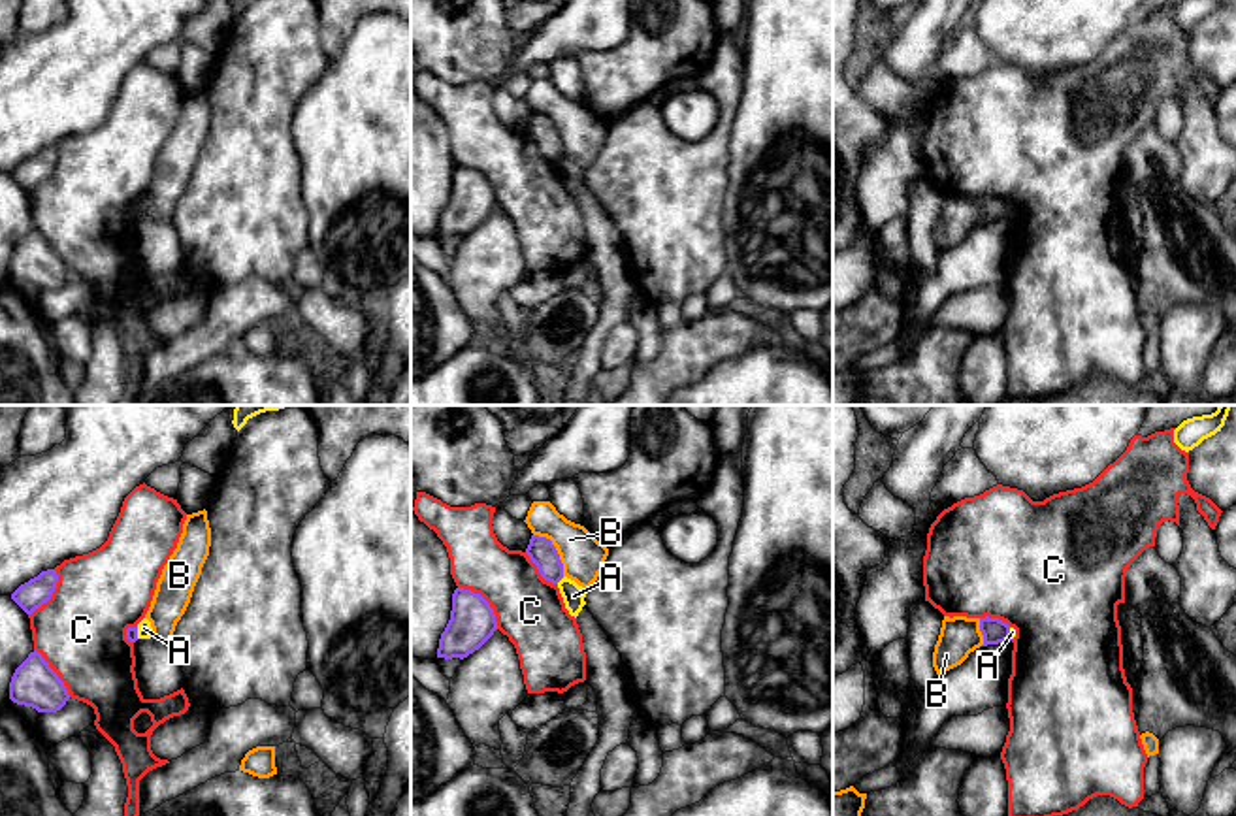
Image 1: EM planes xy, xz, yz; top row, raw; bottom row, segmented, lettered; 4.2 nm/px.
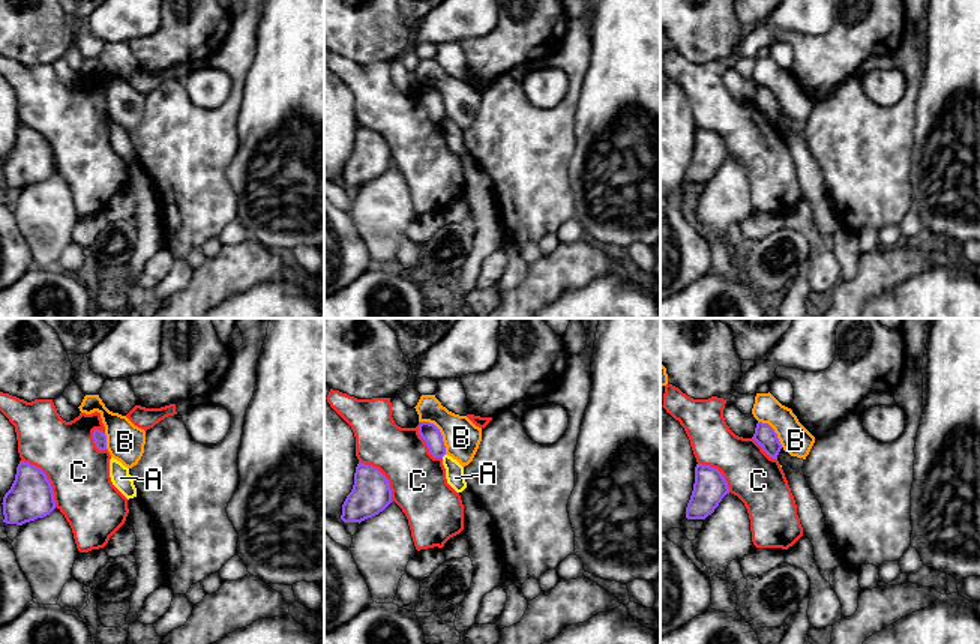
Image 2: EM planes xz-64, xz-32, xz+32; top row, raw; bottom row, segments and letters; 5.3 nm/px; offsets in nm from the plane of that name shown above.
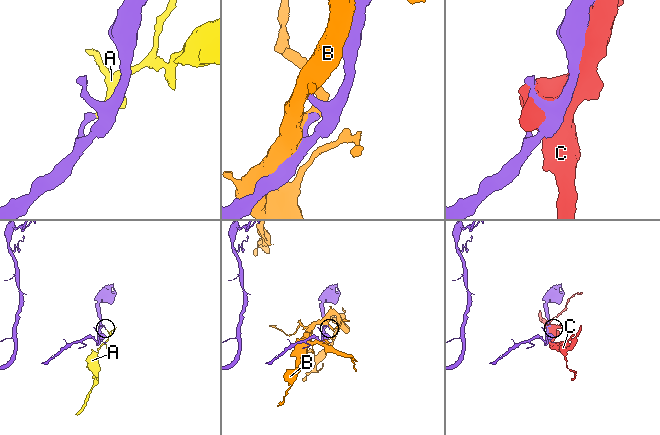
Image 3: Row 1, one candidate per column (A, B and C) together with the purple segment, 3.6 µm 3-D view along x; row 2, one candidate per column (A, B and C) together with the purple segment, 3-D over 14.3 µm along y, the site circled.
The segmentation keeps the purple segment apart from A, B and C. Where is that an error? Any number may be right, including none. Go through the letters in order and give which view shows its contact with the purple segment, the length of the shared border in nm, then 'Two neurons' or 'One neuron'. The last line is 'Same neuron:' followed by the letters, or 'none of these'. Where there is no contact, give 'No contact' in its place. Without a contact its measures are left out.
A: Touches purple in xz. Shared border 50 nm. Two neurons
B: Touches purple in xz. Shared border 220 nm. Two neurons
C: Touches purple in xz. Shared border 260 nm. Two neurons
Same neuron: none of these

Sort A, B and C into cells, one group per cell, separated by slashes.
A / B / C

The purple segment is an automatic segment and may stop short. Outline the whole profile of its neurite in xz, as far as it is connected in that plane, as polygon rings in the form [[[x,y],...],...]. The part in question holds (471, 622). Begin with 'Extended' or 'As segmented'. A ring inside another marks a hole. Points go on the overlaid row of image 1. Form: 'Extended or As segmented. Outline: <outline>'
As segmented. Outline: [[[456,588],[450,620],[441,633],[437,658],[467,658],[479,650],[497,629],[490,603],[471,590]]]

